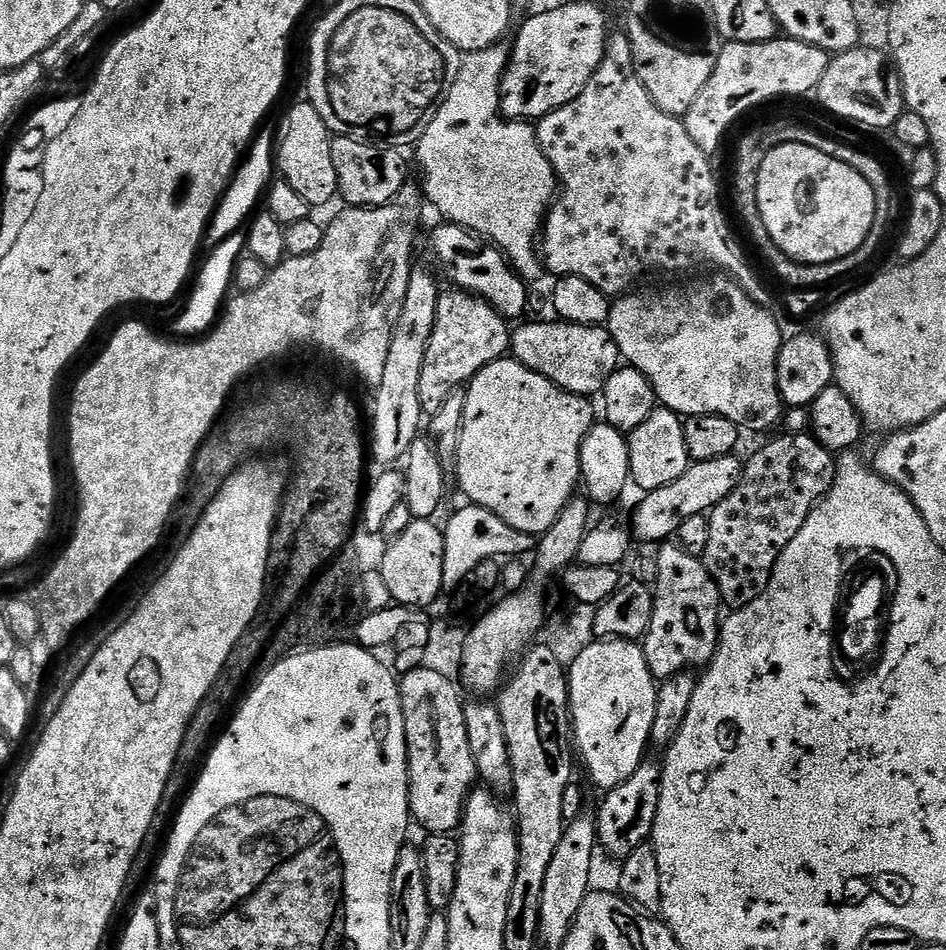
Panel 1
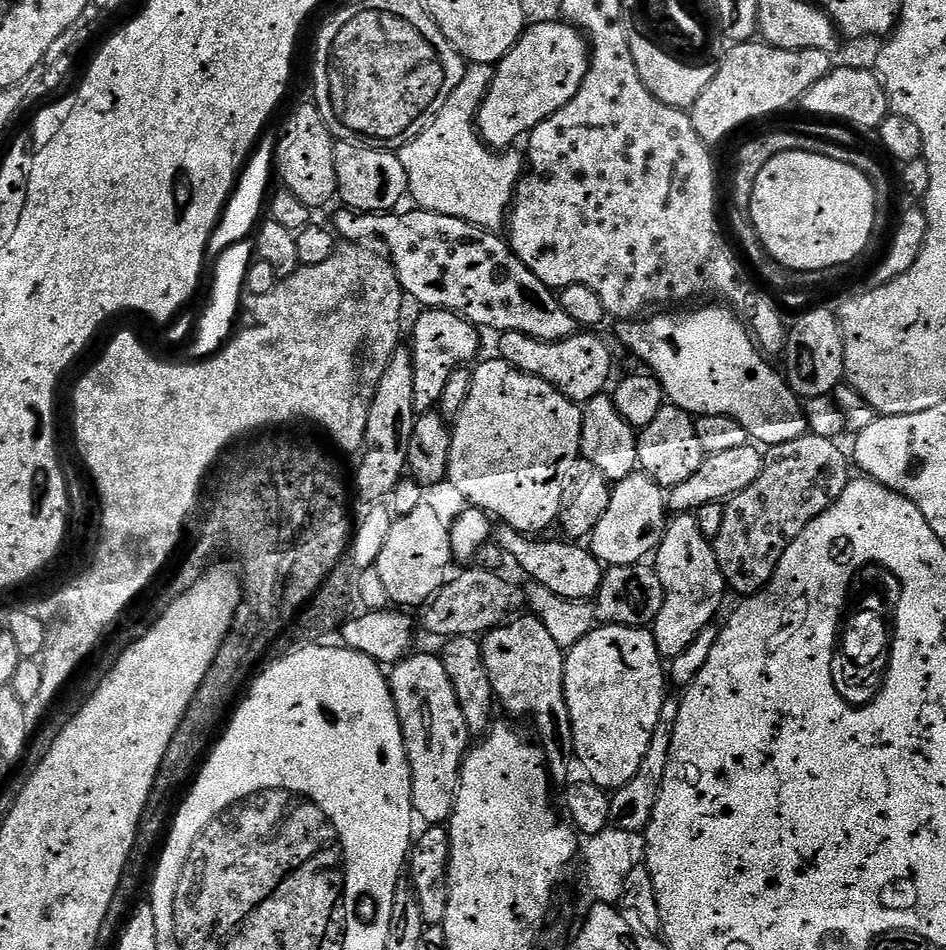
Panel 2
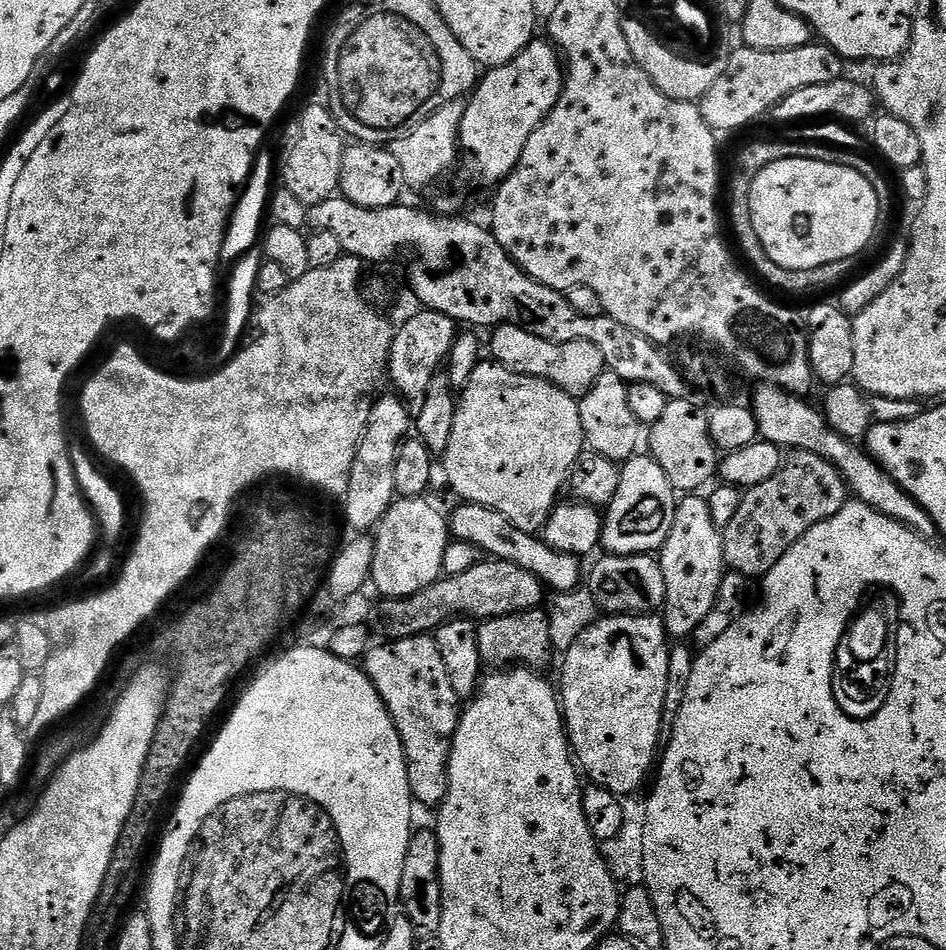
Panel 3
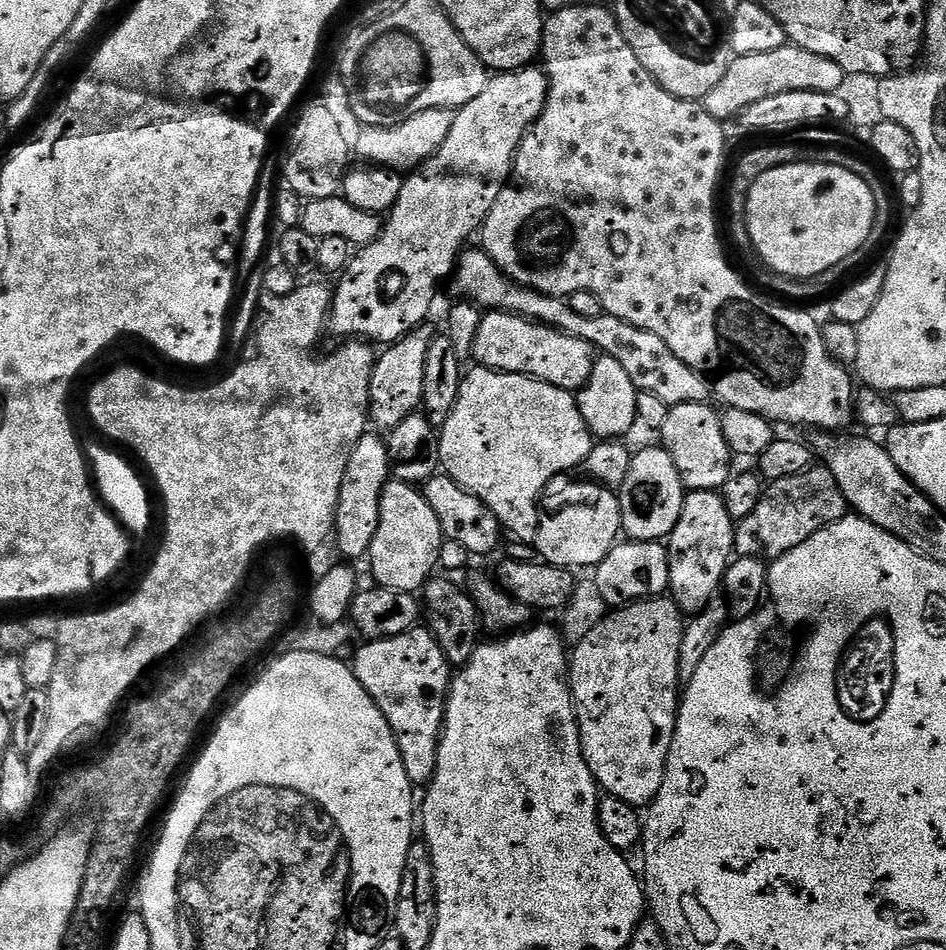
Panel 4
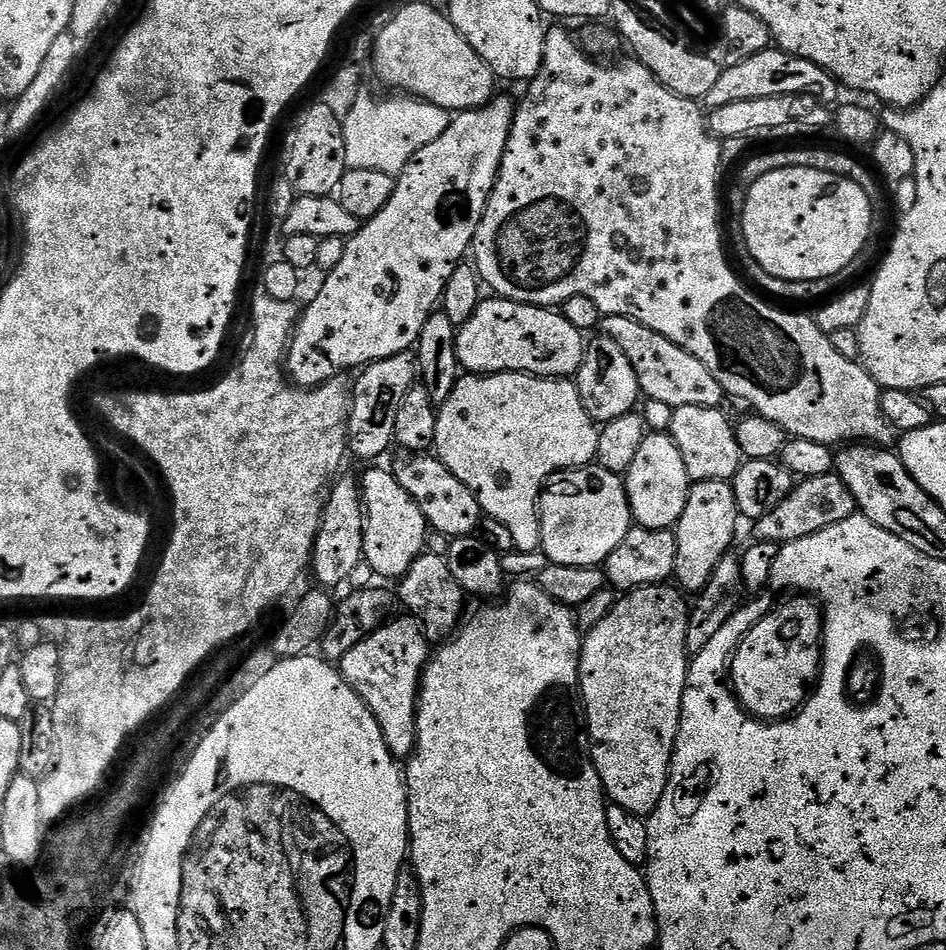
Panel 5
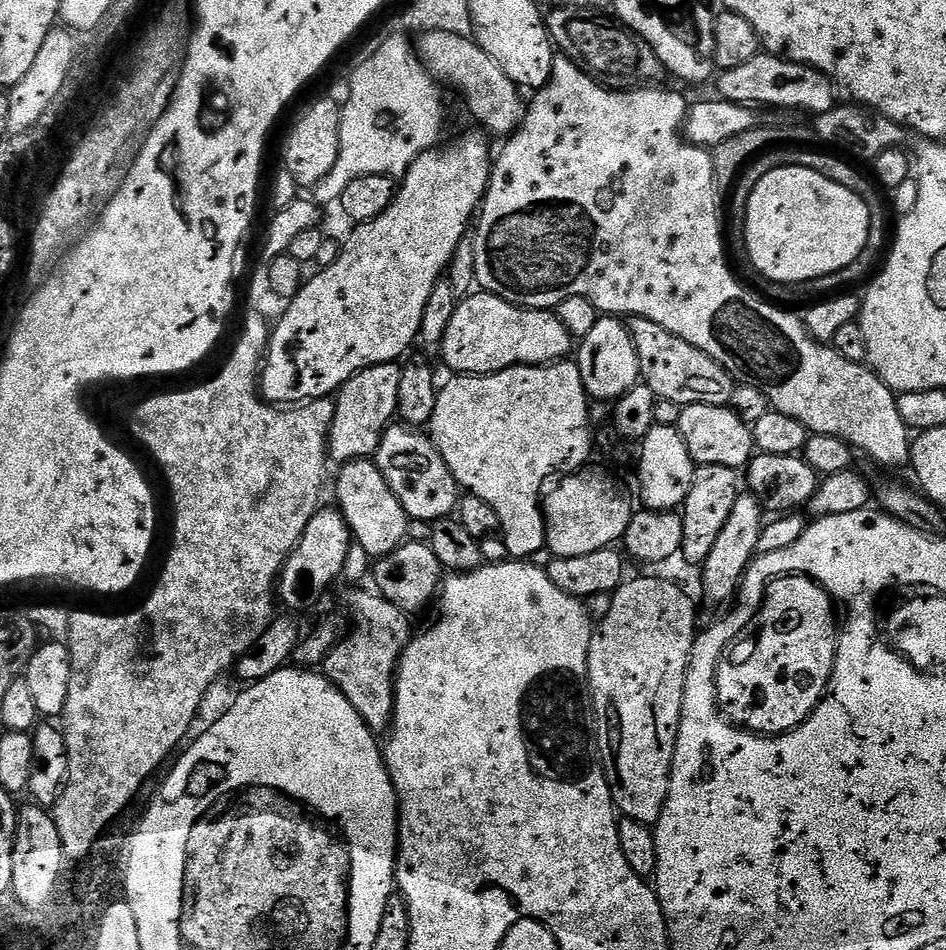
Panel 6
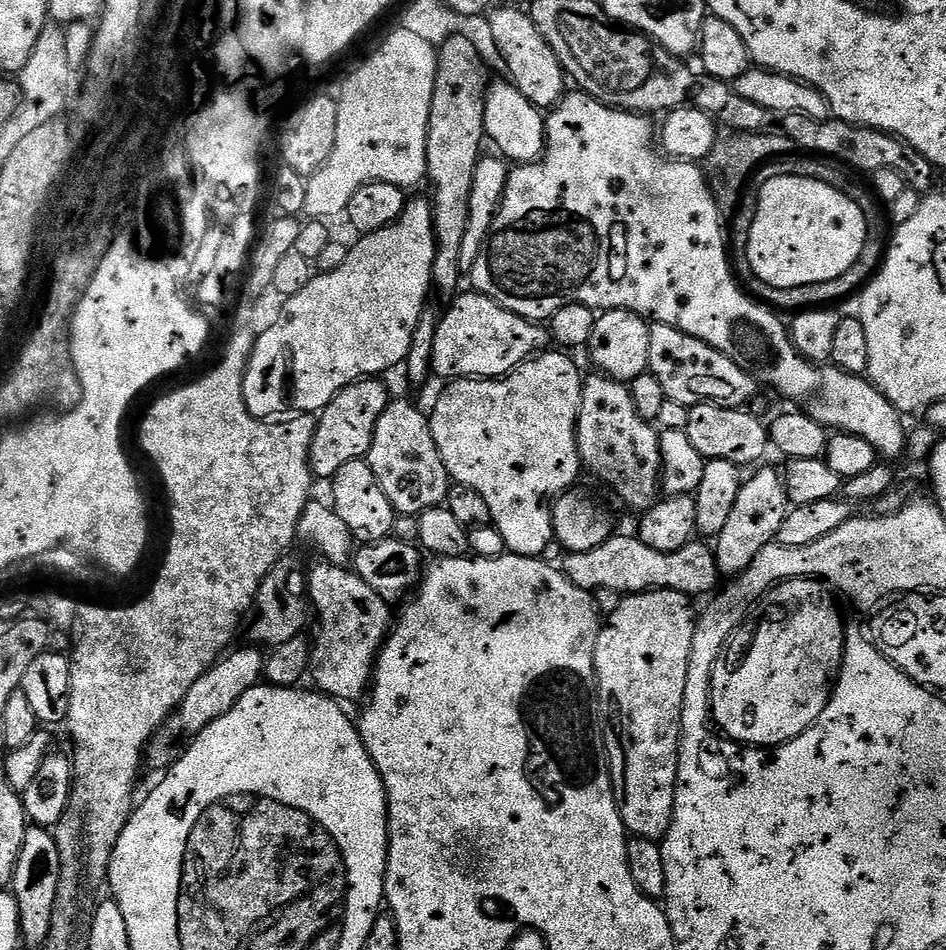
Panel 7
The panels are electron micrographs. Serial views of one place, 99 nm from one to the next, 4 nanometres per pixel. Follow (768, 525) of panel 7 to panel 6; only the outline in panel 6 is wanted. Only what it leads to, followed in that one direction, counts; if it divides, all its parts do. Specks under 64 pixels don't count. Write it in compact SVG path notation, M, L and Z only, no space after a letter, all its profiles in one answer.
M742 494L734 502L734 510L726 526L722 528L722 534L718 536L718 542L714 544L714 550L705 558L702 571L704 571L704 604L710 611L720 614L735 601L744 582L744 576L748 573L748 566L757 555L756 547L764 530L766 512L759 500L751 494Z

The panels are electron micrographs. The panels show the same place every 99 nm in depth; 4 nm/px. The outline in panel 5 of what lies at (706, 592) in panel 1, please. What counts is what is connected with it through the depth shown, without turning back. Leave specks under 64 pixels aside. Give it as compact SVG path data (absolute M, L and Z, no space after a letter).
M698 480L689 487L686 510L682 510L682 518L674 526L678 542L674 580L685 593L698 594L707 586L718 562L733 551L736 523L741 523L741 520L738 502L729 481Z

